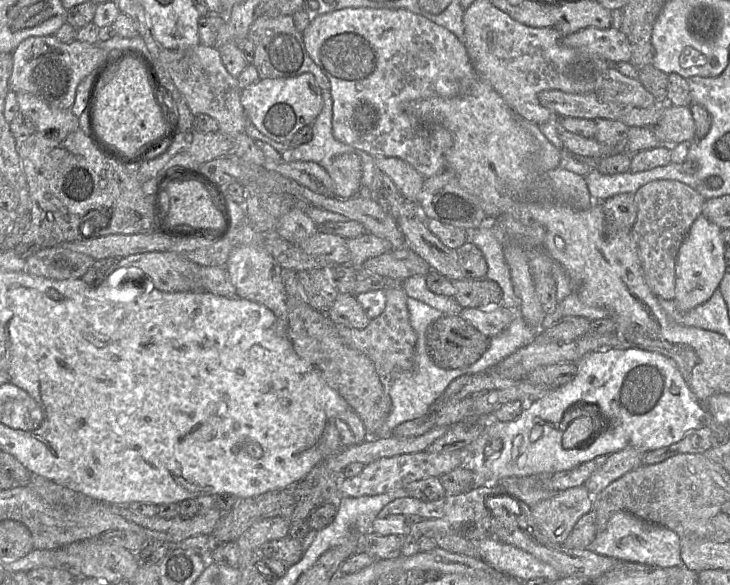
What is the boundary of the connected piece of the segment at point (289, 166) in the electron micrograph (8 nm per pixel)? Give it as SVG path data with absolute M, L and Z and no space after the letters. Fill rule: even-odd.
M266 159L263 167L296 181L316 194L325 197L337 197L333 180L326 170L315 162L268 162Z

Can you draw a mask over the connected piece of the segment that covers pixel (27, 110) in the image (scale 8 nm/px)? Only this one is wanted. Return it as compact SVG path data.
M17 92L19 111L29 117L36 130L40 132L57 132L57 139L65 139L68 134L79 129L79 117L71 109L57 109L30 93Z

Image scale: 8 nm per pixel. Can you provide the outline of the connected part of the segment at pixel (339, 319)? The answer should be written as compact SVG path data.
M339 294L326 315L336 325L356 329L364 329L371 320L353 294Z

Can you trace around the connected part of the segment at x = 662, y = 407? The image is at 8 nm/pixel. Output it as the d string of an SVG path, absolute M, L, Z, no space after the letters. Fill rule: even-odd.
M612 347L589 353L576 362L575 378L562 386L552 387L543 397L525 405L520 416L513 421L499 421L491 418L481 434L463 448L464 463L474 469L473 488L486 485L499 485L508 477L553 474L568 470L586 461L608 456L626 447L641 451L651 451L679 441L688 431L704 424L705 407L692 394L676 364L668 357L638 348ZM580 410L592 413L596 423L595 435L574 448L564 448L564 431L560 423L565 413ZM492 438L499 438L503 447L490 458L485 459L483 451Z

